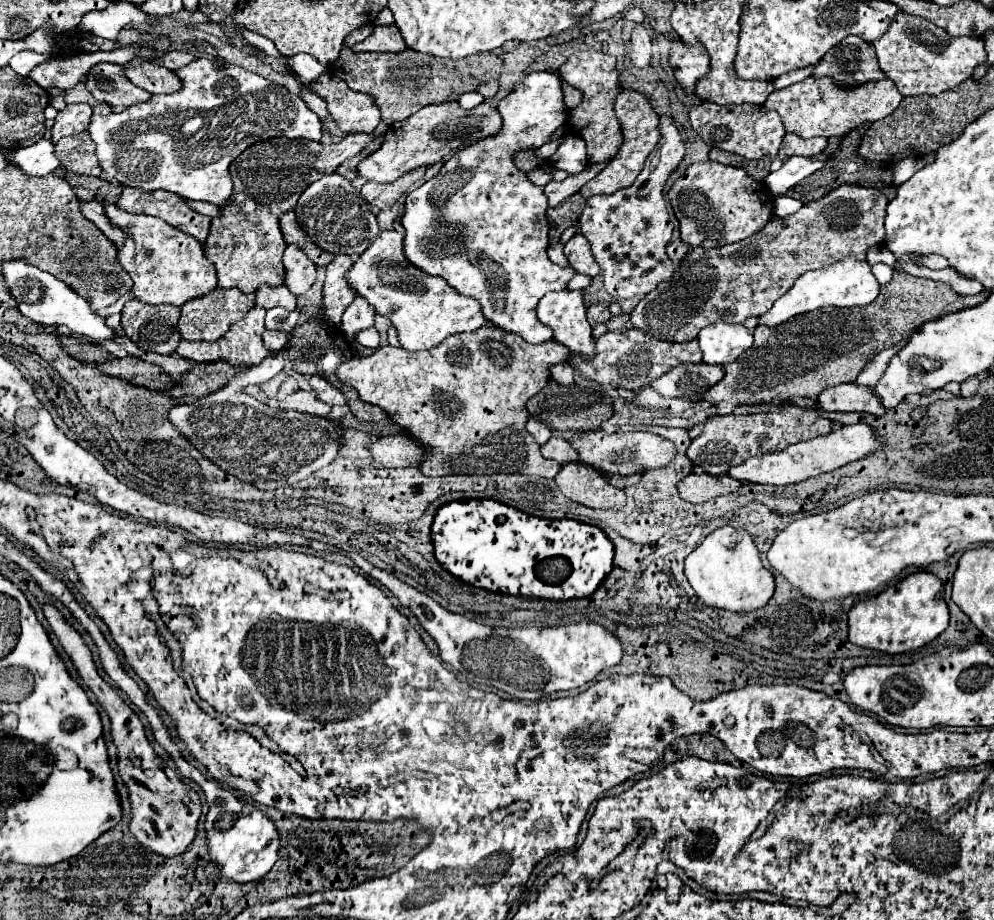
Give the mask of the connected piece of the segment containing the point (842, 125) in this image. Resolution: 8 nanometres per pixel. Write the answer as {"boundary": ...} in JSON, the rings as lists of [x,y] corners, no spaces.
{"boundary":[[[809,77],[787,89],[773,91],[767,97],[765,107],[781,115],[785,131],[789,133],[795,133],[799,137],[817,137],[817,135],[833,137],[833,135],[845,135],[863,121],[877,121],[891,115],[899,107],[899,103],[901,103],[899,91],[891,79],[873,81],[857,89],[841,89],[833,85],[833,81],[829,79]]]}

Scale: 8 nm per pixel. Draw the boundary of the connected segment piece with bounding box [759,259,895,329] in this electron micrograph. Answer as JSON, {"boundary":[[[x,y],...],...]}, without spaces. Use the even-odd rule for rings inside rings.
{"boundary":[[[843,259],[837,265],[825,267],[825,269],[815,269],[815,271],[807,271],[803,273],[795,285],[775,301],[775,305],[759,317],[759,325],[765,325],[769,329],[801,315],[807,311],[815,311],[815,309],[823,309],[823,307],[863,307],[863,305],[871,305],[877,295],[879,295],[879,283],[885,285],[893,279],[893,267],[885,265],[885,263],[877,263],[873,267],[869,267],[865,261],[853,261],[853,259]]]}

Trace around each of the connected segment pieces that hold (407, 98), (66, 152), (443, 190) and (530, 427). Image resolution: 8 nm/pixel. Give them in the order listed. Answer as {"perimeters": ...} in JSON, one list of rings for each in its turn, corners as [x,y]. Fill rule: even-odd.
{"perimeters":[[[[349,47],[341,49],[339,61],[329,67],[329,73],[341,77],[353,91],[369,93],[377,99],[385,125],[403,121],[431,103],[457,101],[463,93],[475,91],[481,83],[499,79],[503,61],[493,53],[469,55],[463,59],[437,59],[413,49],[401,53],[353,53]]],[[[87,131],[59,139],[59,143],[55,145],[55,153],[67,171],[93,177],[101,175],[101,167],[95,155],[95,145]]],[[[549,71],[529,73],[523,83],[499,103],[497,109],[503,115],[501,133],[477,141],[465,147],[463,151],[457,151],[455,155],[451,155],[451,159],[445,161],[445,165],[433,179],[429,179],[407,195],[405,215],[401,221],[405,227],[405,253],[413,265],[425,269],[427,273],[445,277],[445,281],[449,281],[449,285],[453,285],[459,293],[477,297],[491,325],[517,333],[529,343],[543,343],[555,337],[555,341],[569,347],[571,353],[591,357],[591,353],[595,353],[595,339],[591,335],[591,325],[587,320],[585,291],[565,289],[567,281],[571,281],[571,277],[575,275],[575,269],[571,265],[559,267],[547,257],[549,221],[545,215],[547,197],[543,195],[543,187],[535,187],[531,181],[527,181],[525,173],[515,169],[513,165],[513,153],[521,149],[541,147],[543,143],[547,143],[549,135],[567,121],[561,77]],[[549,291],[561,291],[565,295],[567,305],[561,305],[561,309],[551,311],[551,305],[541,299]]],[[[529,419],[527,421],[527,431],[535,437],[535,441],[539,445],[545,445],[549,441],[549,437],[551,437],[551,429],[545,427],[545,425],[541,425],[537,419]]]]}

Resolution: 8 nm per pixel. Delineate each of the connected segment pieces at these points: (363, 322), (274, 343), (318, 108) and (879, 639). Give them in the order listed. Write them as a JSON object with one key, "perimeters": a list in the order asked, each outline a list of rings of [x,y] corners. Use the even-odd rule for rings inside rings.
{"perimeters":[[[[357,297],[353,301],[353,305],[349,305],[349,309],[345,309],[340,331],[349,343],[355,341],[359,331],[373,327],[373,315],[375,315],[375,309],[363,297]]],[[[265,331],[263,333],[263,343],[265,343],[265,347],[269,349],[269,351],[279,351],[283,345],[285,345],[285,339],[287,339],[287,335],[285,333],[281,333],[281,331]]],[[[301,85],[301,99],[307,103],[307,107],[309,107],[313,113],[319,115],[321,121],[327,119],[327,105],[325,105],[325,101],[321,101],[321,97],[317,97],[315,93],[311,93],[307,85]]],[[[917,571],[883,593],[859,601],[849,611],[849,641],[883,653],[905,653],[927,645],[949,625],[949,609],[943,597],[943,583],[927,571]]]]}

